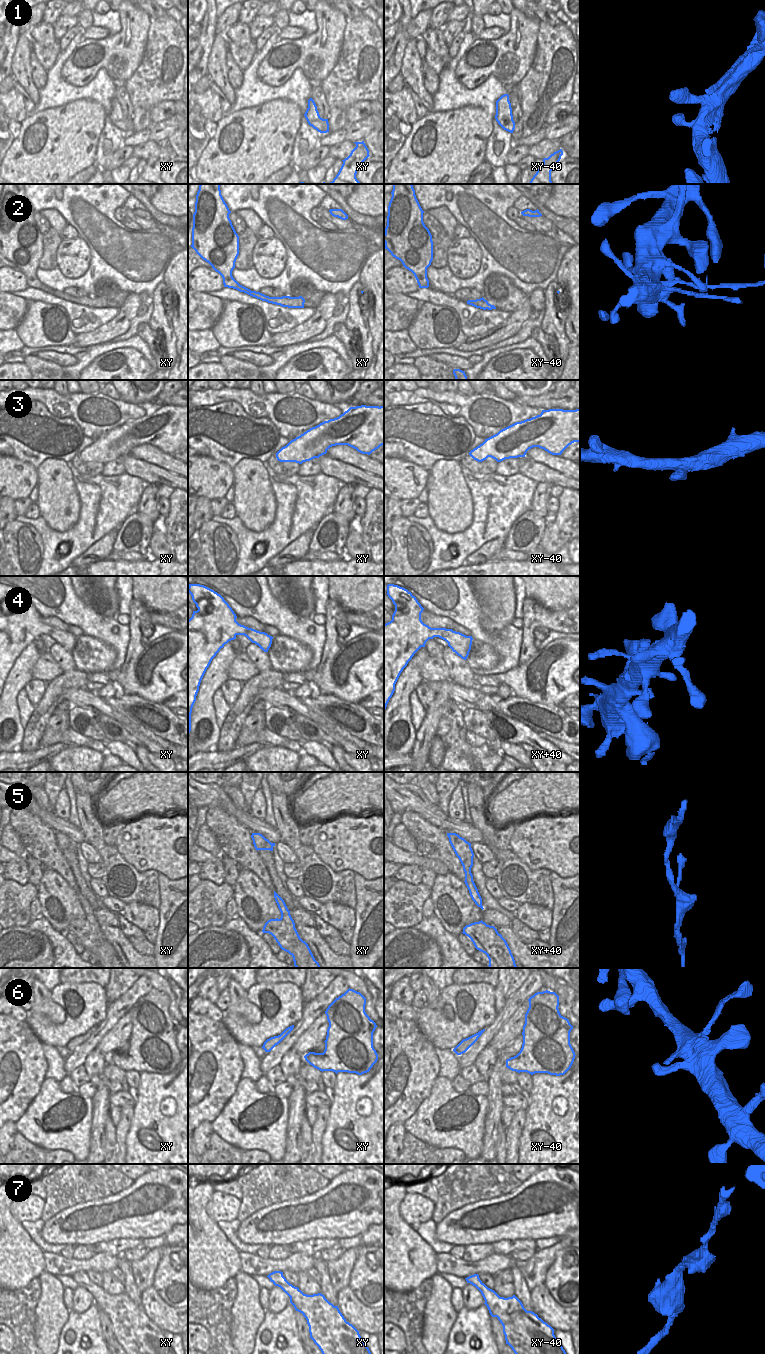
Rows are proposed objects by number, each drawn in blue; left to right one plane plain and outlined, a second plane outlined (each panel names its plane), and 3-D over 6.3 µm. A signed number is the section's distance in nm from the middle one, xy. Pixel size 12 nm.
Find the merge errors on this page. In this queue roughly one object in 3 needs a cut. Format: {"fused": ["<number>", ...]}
{"fused": ["2"]}

